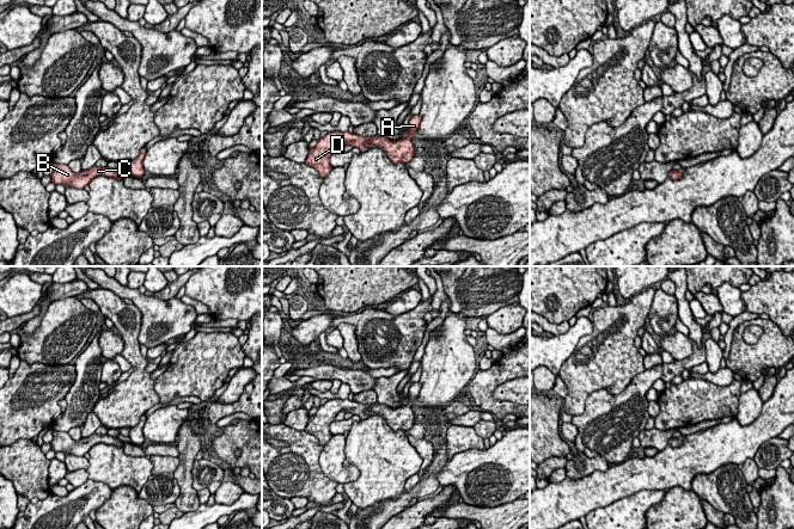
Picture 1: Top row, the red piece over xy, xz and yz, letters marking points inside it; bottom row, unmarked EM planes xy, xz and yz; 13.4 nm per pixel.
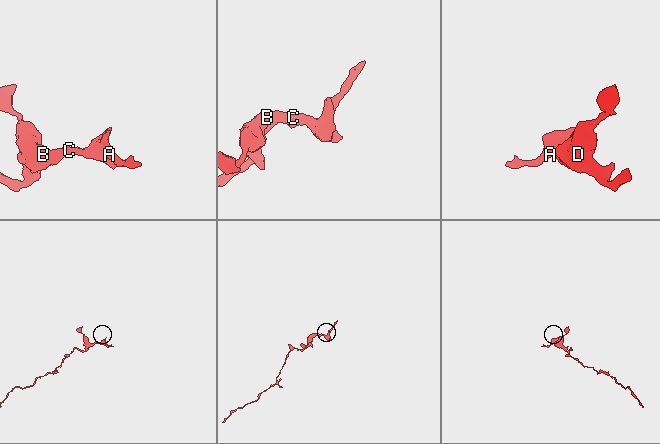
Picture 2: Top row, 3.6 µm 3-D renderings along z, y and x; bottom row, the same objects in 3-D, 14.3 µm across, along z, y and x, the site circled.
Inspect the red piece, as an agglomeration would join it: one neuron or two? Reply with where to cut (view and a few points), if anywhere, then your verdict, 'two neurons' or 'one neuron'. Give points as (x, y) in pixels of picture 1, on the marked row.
no cut; one neuron

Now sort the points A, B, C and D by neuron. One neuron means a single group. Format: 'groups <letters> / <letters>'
groups A B C D

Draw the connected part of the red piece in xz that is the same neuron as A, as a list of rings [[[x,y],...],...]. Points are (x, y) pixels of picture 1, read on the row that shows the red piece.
[[[420,115],[411,116],[408,125],[408,134],[397,141],[391,141],[377,135],[365,137],[349,131],[329,131],[324,137],[318,140],[318,143],[313,148],[309,148],[309,155],[305,164],[313,167],[319,177],[324,178],[332,170],[329,159],[341,143],[356,147],[360,150],[366,150],[366,144],[372,143],[377,147],[381,147],[395,165],[399,162],[409,164],[416,154],[411,139],[417,131],[420,122]]]

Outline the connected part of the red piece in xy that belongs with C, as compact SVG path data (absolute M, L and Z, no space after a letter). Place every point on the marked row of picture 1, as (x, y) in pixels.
M53 164L51 182L57 184L63 184L66 187L84 189L94 177L105 176L114 177L116 179L123 179L123 174L106 167L97 167L96 165L88 170L74 173L68 165Z

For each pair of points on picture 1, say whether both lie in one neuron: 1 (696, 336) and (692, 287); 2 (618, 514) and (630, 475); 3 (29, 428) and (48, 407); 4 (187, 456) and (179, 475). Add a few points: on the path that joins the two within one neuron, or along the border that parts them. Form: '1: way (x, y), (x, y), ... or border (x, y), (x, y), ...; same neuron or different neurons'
1: border (685, 278), (686, 289); different neurons
2: border (651, 490), (640, 490), (597, 508); different neurons
3: way (30, 422), (42, 410); same neuron
4: way (187, 461), (183, 471); same neuron

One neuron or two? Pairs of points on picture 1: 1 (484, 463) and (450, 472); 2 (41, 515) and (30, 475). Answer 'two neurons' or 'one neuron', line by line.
1: one neuron
2: two neurons

